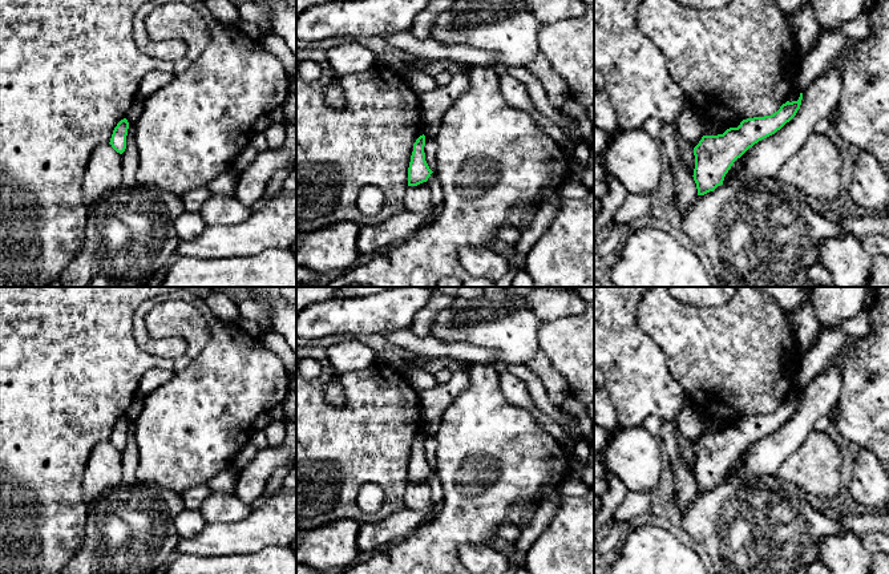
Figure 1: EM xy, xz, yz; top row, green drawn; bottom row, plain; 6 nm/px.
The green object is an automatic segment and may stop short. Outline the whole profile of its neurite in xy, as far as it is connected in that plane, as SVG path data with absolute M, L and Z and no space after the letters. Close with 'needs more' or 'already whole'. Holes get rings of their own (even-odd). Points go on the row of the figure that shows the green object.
M126 118L121 120L113 130L110 145L112 147L122 154L126 149L126 136L128 136L129 122Z | already whole

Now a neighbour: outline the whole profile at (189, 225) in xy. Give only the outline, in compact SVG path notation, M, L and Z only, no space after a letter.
M183 211L174 219L174 230L177 231L179 240L190 240L199 237L206 223L199 211Z

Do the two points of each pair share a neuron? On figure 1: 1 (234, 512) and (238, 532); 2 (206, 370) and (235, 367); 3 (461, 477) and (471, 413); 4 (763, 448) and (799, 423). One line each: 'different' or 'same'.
1: different
2: same
3: same
4: same

